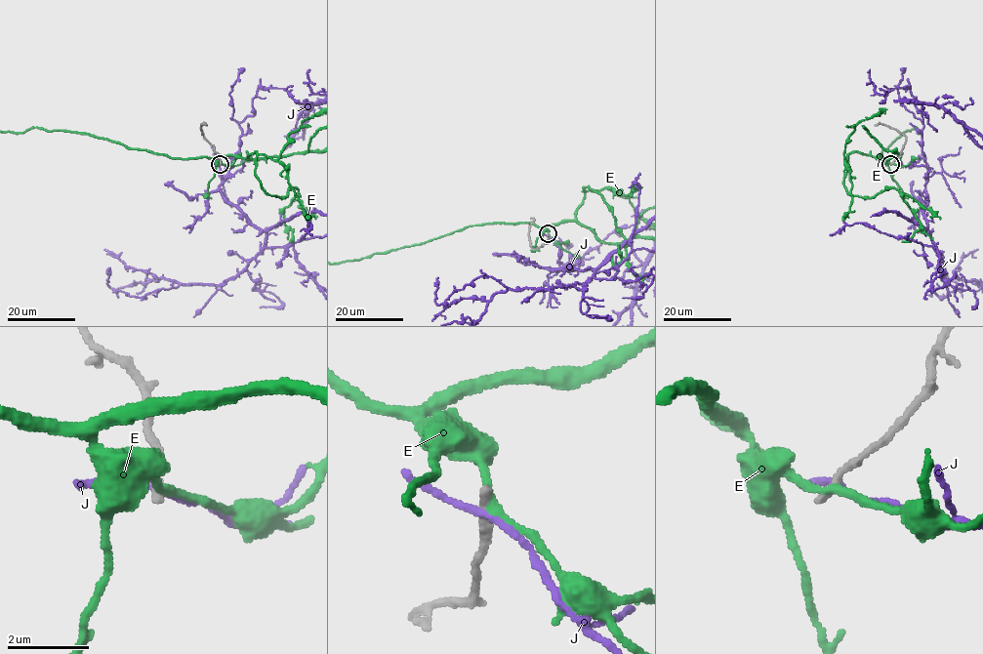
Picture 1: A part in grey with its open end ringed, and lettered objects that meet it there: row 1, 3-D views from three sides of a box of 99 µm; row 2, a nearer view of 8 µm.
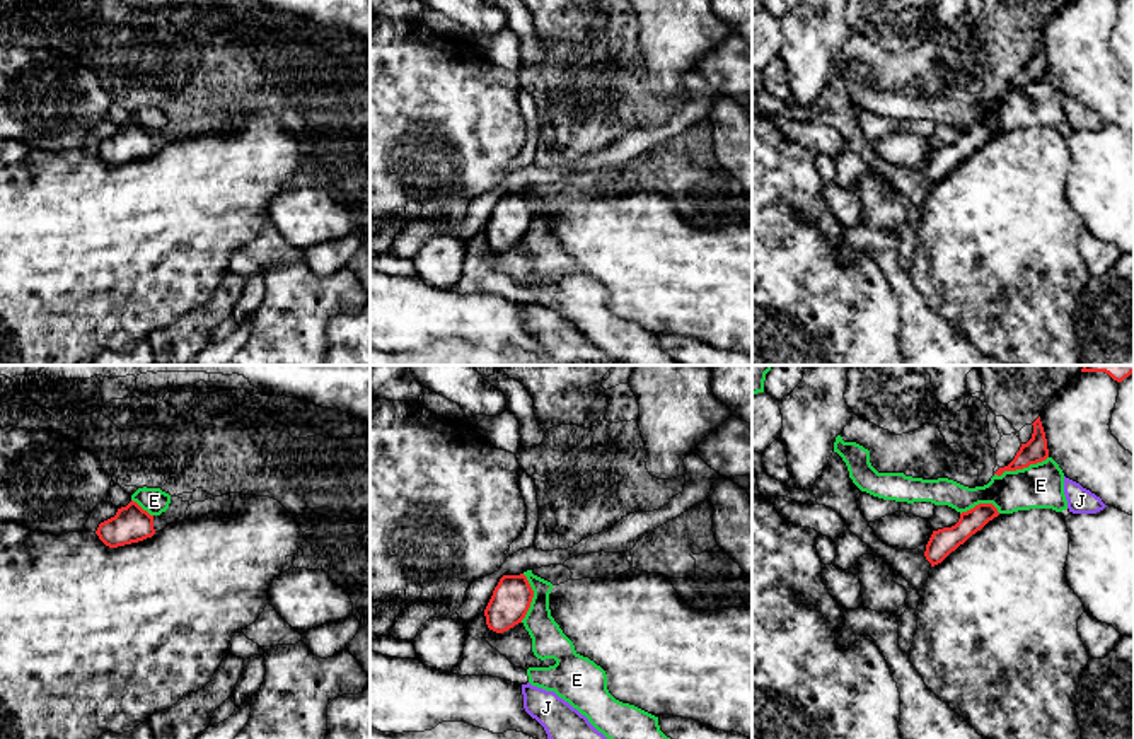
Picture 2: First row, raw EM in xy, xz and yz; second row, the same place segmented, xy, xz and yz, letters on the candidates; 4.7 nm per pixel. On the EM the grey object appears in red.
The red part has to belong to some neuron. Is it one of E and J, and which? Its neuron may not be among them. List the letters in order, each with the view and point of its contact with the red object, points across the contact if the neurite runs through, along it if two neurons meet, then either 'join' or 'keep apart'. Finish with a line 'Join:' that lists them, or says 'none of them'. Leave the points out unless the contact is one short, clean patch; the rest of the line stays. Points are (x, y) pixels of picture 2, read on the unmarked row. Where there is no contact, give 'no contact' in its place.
E: yz (1020, 86) | keep apart
J: no contact | keep apart
Join: none of them

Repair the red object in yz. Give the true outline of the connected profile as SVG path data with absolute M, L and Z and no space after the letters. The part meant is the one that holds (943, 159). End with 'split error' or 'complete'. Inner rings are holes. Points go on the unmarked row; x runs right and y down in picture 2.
M979 121L962 130L955 143L933 148L924 169L926 177L931 184L941 181L952 169L998 133L999 130L992 121Z | complete

